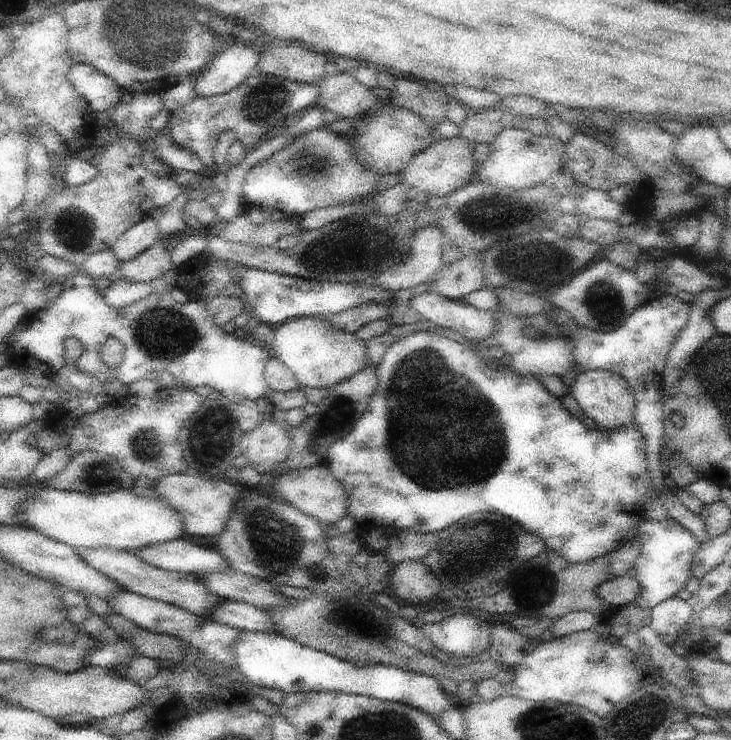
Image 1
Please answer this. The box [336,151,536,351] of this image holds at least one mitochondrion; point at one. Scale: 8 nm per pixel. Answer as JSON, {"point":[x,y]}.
{"point":[482,218]}

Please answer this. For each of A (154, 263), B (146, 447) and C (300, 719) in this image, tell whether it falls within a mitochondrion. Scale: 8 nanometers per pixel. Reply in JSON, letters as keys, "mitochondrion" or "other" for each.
{"A":"other","B":"mitochondrion","C":"other"}

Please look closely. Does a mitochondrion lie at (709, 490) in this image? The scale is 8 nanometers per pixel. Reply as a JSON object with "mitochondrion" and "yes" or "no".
{"mitochondrion":"no"}

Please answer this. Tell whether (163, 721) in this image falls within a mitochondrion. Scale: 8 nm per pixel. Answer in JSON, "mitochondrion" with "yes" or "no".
{"mitochondrion":"no"}

